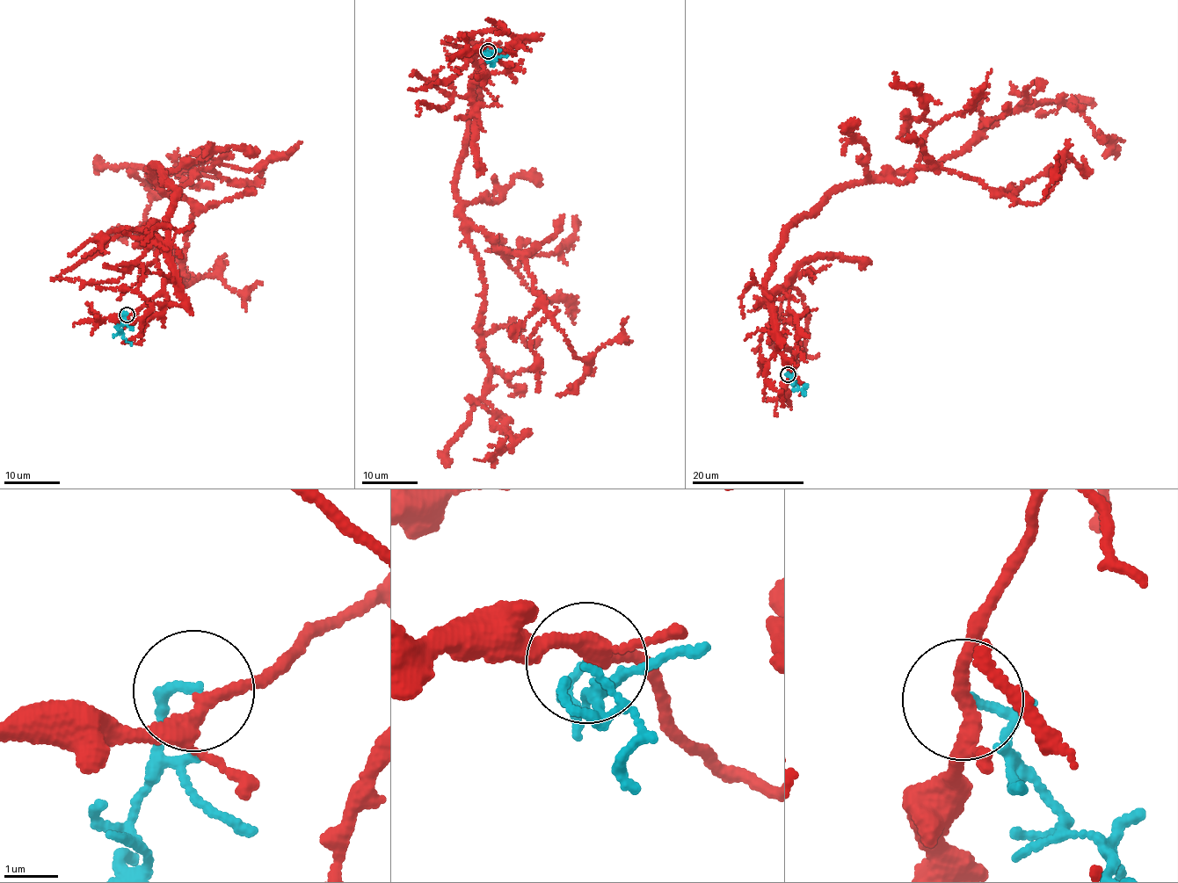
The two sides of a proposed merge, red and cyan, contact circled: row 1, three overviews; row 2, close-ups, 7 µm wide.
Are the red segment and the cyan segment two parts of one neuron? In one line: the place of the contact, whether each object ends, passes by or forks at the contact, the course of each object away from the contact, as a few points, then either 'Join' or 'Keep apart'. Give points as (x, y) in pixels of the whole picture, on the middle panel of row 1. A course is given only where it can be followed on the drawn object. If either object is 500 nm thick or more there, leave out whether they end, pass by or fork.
Place: (488, 51). At the ring red forks. At the ring cyan ends. Course of red: (488, 52), (508, 68), (479, 64), (455, 183), (484, 286), (484, 398), (512, 443), (473, 459). Course of cyan: (488, 52), (487, 55), (496, 58), (508, 55). Keep apart

